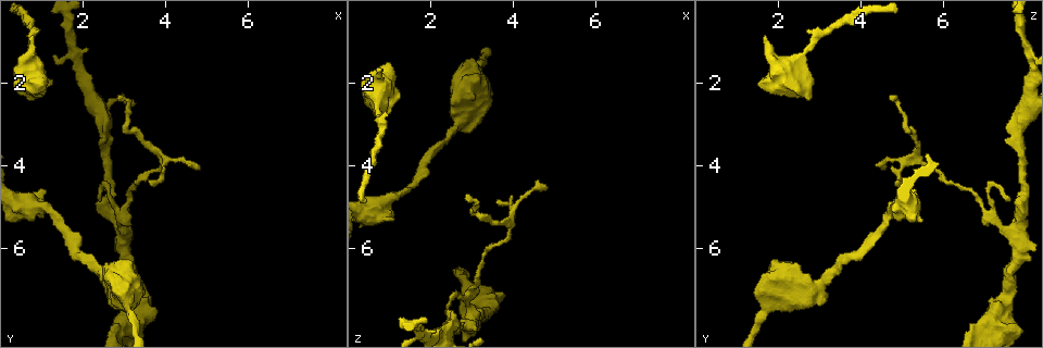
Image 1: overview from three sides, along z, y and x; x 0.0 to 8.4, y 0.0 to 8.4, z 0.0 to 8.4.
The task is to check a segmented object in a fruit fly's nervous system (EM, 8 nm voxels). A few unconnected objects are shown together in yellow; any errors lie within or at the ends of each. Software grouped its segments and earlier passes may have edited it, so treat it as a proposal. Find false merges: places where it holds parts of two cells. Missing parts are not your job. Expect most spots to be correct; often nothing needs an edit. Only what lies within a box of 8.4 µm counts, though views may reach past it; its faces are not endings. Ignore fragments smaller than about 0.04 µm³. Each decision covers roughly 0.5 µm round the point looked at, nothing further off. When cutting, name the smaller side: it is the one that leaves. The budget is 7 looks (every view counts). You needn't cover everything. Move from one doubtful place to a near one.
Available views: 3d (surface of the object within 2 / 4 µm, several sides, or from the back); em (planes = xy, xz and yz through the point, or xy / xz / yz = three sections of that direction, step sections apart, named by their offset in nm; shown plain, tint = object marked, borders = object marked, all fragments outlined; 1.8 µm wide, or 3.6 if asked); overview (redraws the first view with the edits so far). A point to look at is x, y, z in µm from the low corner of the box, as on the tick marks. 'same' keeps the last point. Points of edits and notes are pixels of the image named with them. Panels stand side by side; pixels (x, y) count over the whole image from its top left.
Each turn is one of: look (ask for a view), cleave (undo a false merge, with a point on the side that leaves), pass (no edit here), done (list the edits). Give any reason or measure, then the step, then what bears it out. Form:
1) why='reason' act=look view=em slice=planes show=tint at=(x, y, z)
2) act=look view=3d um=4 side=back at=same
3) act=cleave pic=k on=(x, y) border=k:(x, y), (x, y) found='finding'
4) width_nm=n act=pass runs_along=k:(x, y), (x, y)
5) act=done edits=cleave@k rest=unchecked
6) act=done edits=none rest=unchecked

why='sharp bend' act=look view=em slice=planes show=plain at=(3.85, 3.95, 5.55)

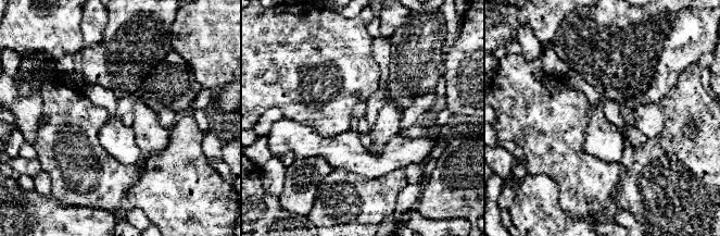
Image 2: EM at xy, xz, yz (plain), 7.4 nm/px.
why='with the object marked' act=look view=em slice=planes show=tint at=same

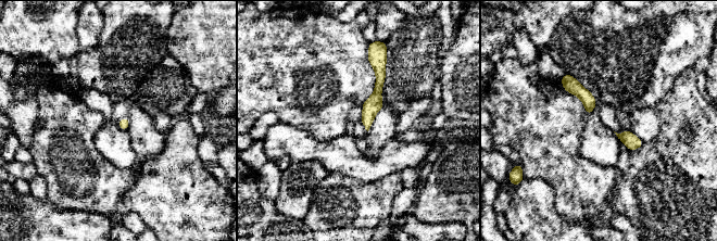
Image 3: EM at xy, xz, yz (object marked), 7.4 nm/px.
act=pass runs_along=3:(370, 58), (379, 84), (367, 125) found='all the same cell'

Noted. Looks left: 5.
why='sudden change in width' act=look view=3d um=2 at=(2.90, 5.30, 7.05)

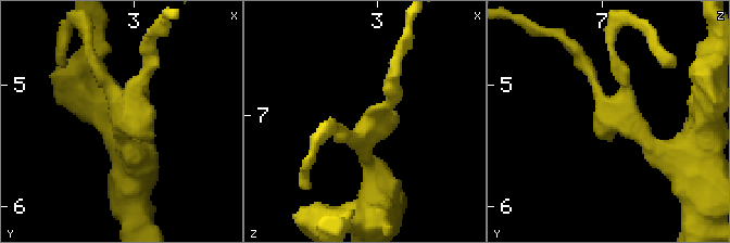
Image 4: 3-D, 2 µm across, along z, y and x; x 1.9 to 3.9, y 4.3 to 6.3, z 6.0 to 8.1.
why='shape alone is not enough' act=look view=em um=3.6 slice=planes show=tint at=(2.96, 5.26, 7.08)

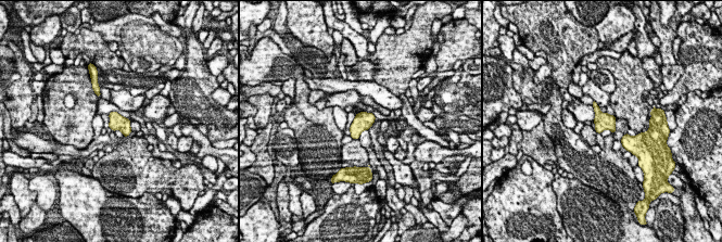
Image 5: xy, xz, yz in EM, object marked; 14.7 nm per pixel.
act=pass found='all the same cell'

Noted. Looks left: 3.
why='thick turns thin' act=look view=em um=3.6 slice=planes show=plain at=(3.10, 7.85, 7.30)

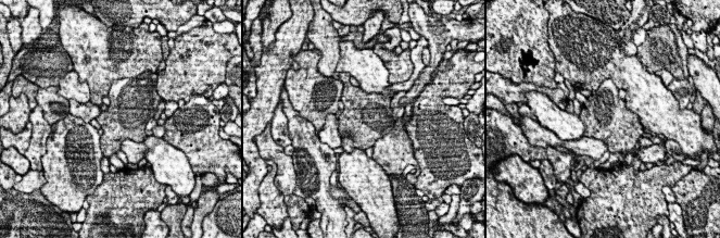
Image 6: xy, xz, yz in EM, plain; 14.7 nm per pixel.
act=look view=em um=3.6 slice=planes show=tint at=same

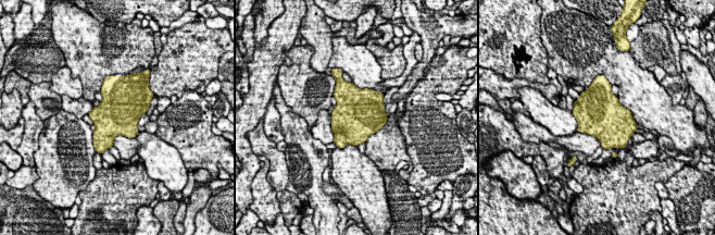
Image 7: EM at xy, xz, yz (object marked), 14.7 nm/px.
act=pass found='continuous, no second cell'

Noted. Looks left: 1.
act=done edits=none rest=unchecked

